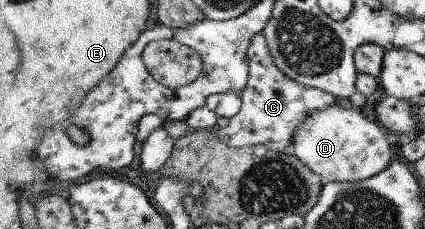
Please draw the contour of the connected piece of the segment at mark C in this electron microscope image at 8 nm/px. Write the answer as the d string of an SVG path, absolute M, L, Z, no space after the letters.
M263 34L255 35L248 48L248 83L245 86L243 108L241 112L230 118L230 124L225 128L217 128L218 135L227 144L237 147L262 145L273 152L281 152L293 143L293 134L301 122L317 110L325 110L333 106L335 98L328 92L315 87L306 87L285 76L269 52L268 41Z

